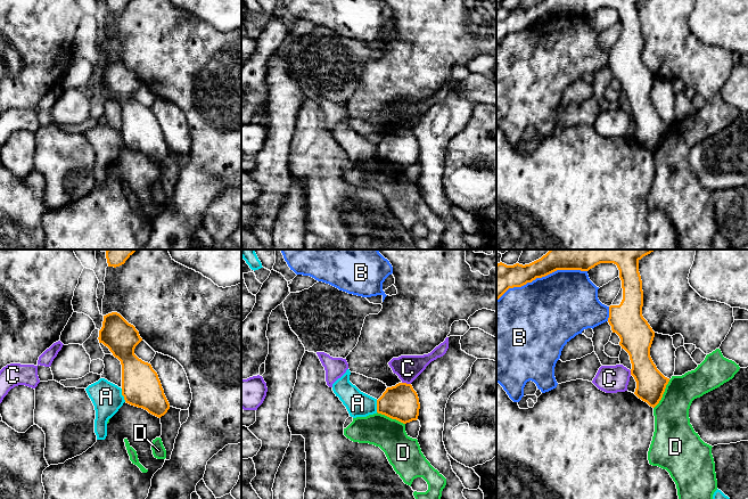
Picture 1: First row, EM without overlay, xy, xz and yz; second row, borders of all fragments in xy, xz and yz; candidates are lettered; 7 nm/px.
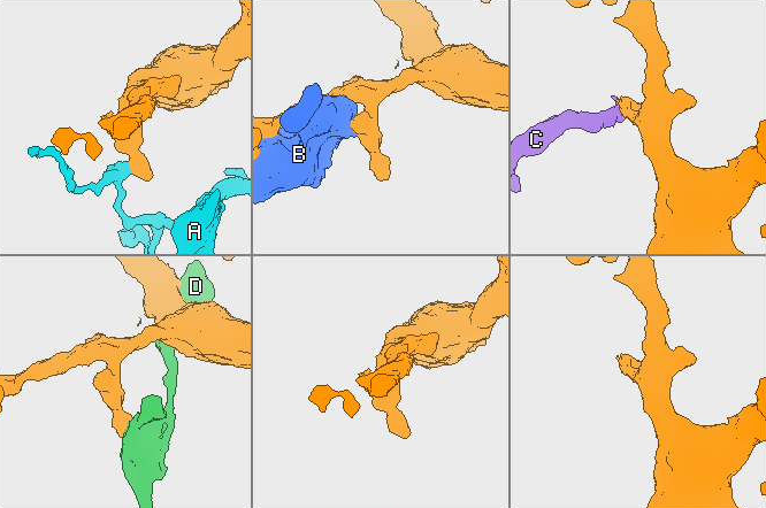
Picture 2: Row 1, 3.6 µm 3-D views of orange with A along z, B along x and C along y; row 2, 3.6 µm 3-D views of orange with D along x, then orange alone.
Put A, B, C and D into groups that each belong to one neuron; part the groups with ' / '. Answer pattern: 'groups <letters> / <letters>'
groups A / B / C / D

